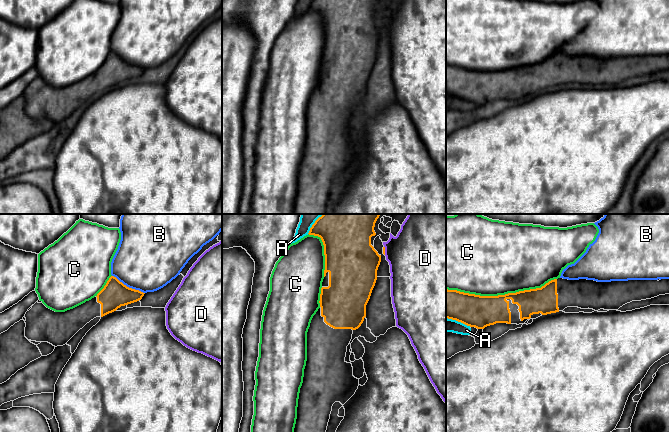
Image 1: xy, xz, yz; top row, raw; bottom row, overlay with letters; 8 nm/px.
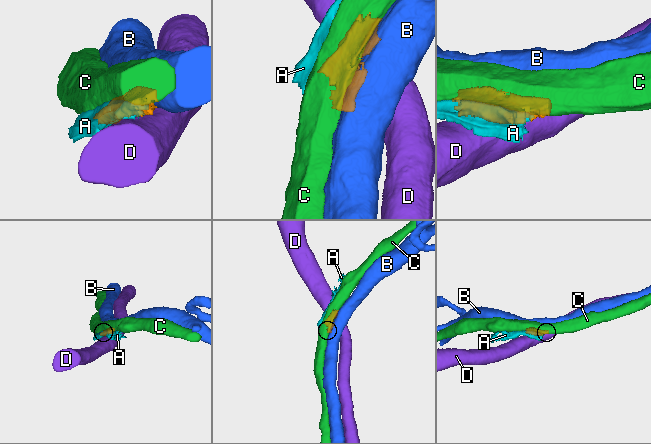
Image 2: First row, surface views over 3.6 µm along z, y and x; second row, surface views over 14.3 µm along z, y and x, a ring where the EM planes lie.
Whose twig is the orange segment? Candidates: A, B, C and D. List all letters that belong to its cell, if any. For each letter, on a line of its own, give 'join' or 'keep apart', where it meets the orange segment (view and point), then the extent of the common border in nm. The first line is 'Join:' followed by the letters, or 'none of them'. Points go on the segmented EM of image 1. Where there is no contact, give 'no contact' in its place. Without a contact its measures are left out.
Join: none of them
A: keep apart; meets orange in yz at (458, 321); contact 220 nm long
B: keep apart; meets orange in xy at (128, 287); contact 300 nm long
C: keep apart; meets orange in yz at (501, 295); contact 900 nm long
D: keep apart; meets orange in xz at (384, 250); contact 70 nm long

